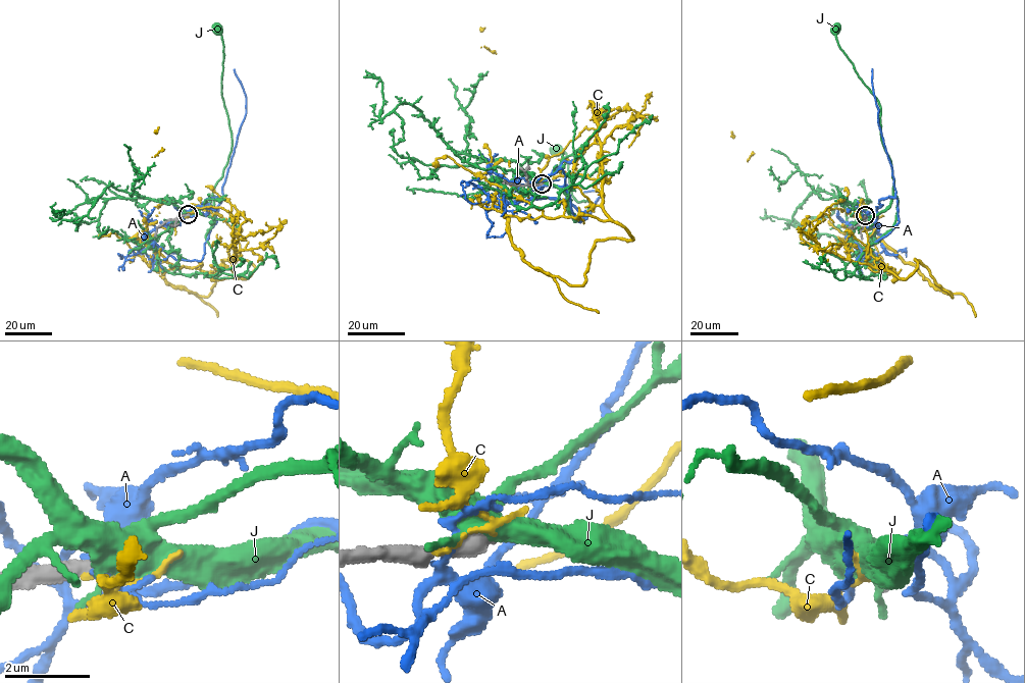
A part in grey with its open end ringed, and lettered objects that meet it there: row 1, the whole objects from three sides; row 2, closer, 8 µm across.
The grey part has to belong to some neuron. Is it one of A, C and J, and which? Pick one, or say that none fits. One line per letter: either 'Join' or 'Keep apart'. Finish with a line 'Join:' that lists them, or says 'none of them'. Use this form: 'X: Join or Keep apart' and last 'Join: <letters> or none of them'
A: Keep apart
C: Keep apart
J: Keep apart
Join: none of them

